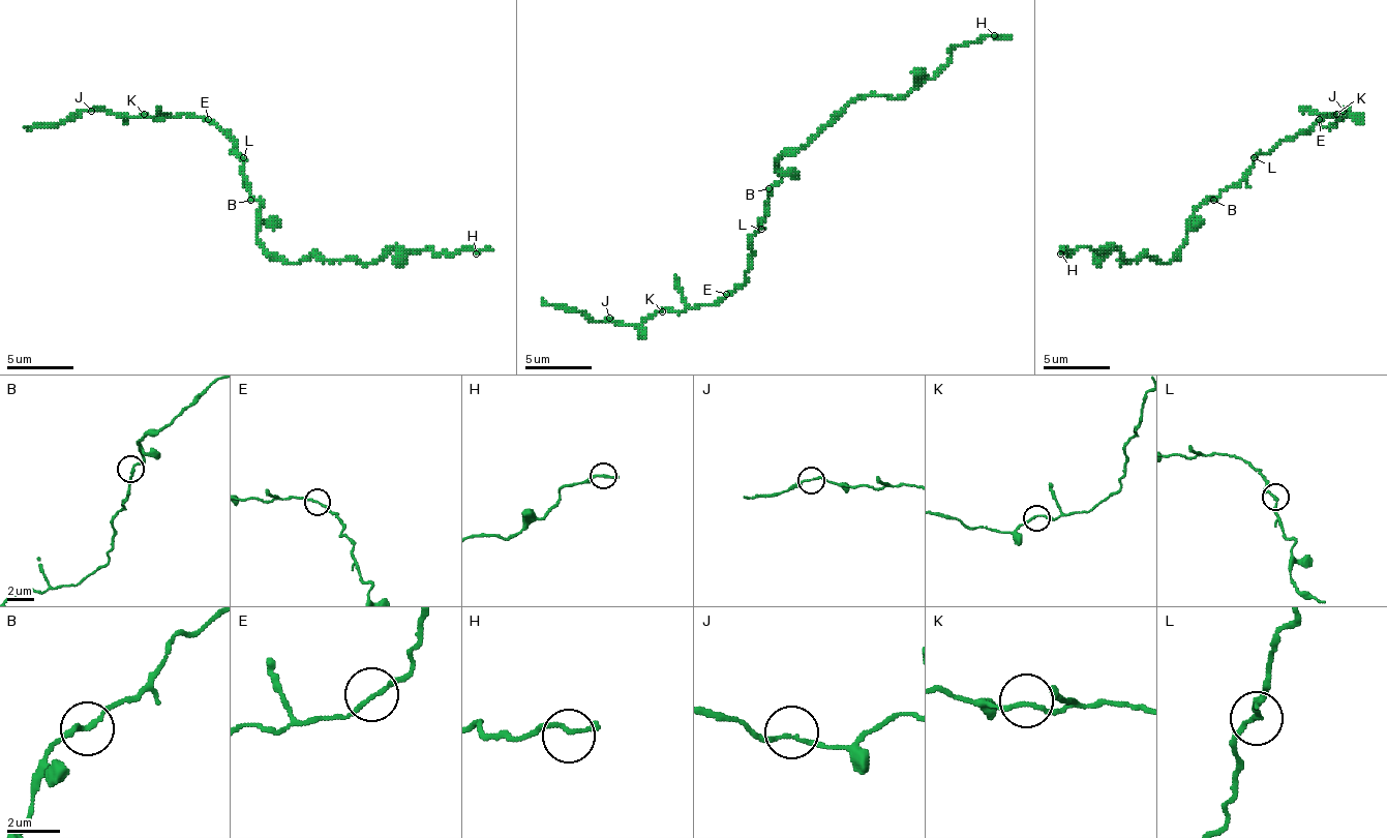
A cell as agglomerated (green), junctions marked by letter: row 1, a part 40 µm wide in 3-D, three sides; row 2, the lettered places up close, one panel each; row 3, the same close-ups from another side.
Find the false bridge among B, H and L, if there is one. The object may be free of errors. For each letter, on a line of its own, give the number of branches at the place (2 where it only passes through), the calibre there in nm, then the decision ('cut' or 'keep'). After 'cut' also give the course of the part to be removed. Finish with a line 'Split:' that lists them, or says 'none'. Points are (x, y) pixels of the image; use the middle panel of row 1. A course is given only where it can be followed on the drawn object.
B: 2 branches meet; 180 nm thick; keep
H: 2 branches meet; 150 nm thick; keep
L: 2 branches meet; 140 nm thick; keep
Split: none

